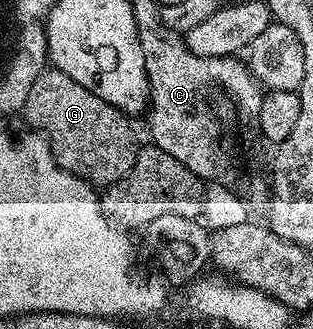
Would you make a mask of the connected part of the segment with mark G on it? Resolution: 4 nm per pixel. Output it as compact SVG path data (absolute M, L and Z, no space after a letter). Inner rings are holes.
M56 70L42 72L35 86L31 86L31 94L27 94L24 116L24 123L49 141L57 165L94 186L113 184L135 166L139 141L129 121L132 119L103 102L99 94L91 94L87 86L79 86L75 78L67 78L67 74Z

